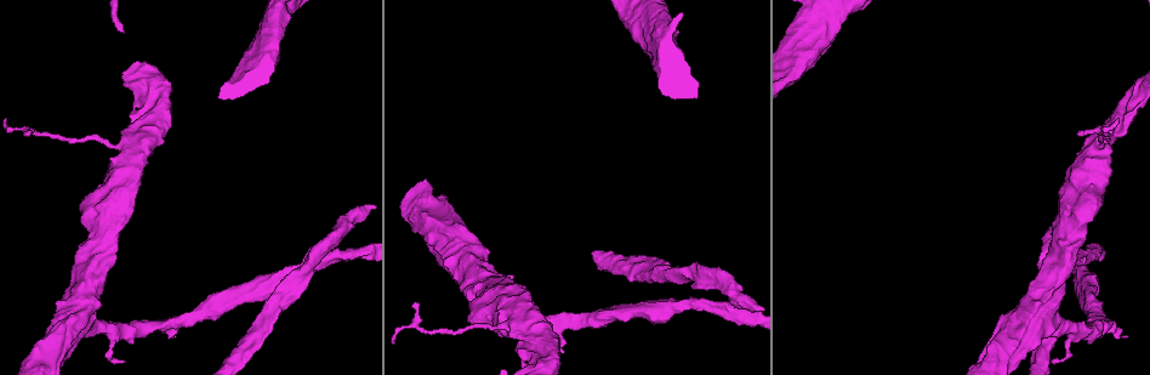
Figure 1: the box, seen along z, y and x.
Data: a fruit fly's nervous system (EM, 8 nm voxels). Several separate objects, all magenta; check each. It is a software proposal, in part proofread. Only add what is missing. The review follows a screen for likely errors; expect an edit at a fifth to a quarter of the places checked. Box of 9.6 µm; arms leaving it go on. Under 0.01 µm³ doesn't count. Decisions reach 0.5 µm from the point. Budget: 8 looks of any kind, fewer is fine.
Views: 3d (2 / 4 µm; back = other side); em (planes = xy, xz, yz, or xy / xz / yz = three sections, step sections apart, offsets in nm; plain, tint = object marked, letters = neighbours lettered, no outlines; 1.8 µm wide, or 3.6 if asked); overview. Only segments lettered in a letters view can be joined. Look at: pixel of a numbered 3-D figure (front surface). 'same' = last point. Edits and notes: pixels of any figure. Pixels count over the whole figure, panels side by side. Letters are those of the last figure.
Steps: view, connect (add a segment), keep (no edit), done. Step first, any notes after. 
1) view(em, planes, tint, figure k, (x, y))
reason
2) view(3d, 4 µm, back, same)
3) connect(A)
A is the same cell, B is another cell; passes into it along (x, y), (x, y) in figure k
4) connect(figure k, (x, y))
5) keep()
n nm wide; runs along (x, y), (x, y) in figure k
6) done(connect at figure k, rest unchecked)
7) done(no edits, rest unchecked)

view(em, planes, letters, figure 1, (562, 352))
free end

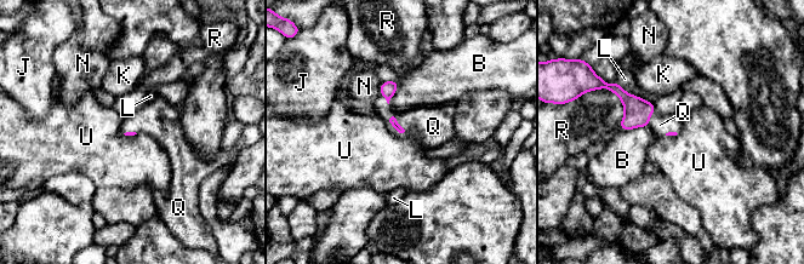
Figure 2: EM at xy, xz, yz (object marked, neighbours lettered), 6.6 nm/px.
connect(Q)
Q is the same cell, B, J, K, L, N, R and U are other cells; passes into it along (392, 119), (398, 125), (433, 126) in figure 2; the neuron continues

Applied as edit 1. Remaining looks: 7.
view(overview)
see it whole again

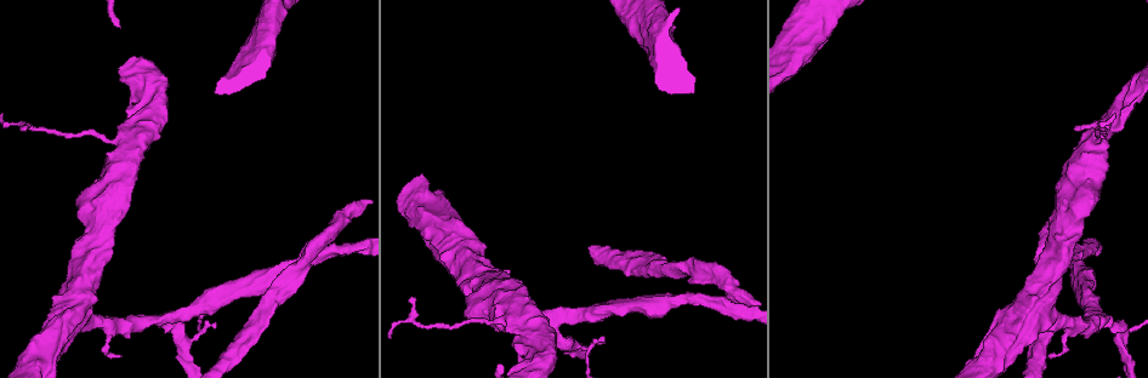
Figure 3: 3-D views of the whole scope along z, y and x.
view(3d, 2 µm, figure 3, (507, 272))
thin end

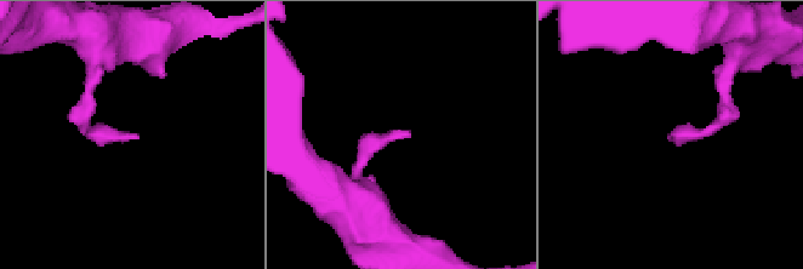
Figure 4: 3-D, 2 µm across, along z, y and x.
view(em, planes, letters, figure 4, (672, 136))
shape alone is not enough

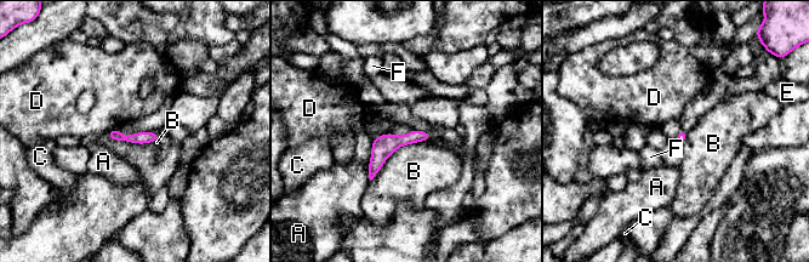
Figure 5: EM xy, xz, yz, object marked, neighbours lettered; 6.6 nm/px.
keep()
A, B, C, D, E and F are other cells; runs along (427, 136), (396, 141), (371, 174) in figure 5; no lettered segment goes on from it

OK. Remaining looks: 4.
view(3d, 2 µm, figure 3, (743, 296))
thick turns thin

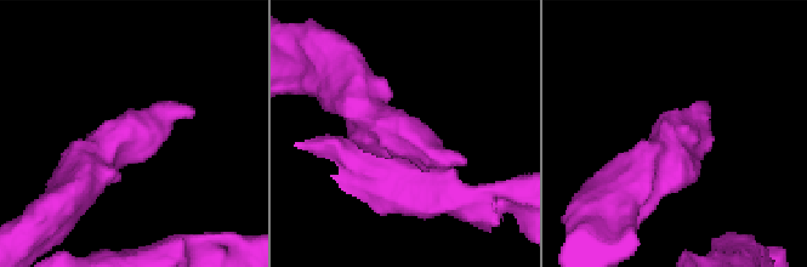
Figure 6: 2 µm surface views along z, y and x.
view(em, 3.6 µm, planes, plain, figure 6, (143, 138))

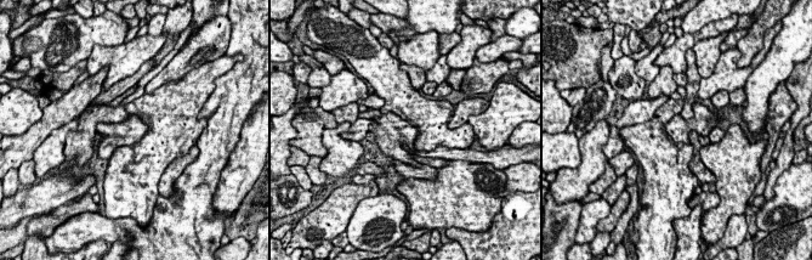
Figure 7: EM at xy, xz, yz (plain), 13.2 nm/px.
view(em, 3.6 µm, planes, letters, same)
see the neighbours

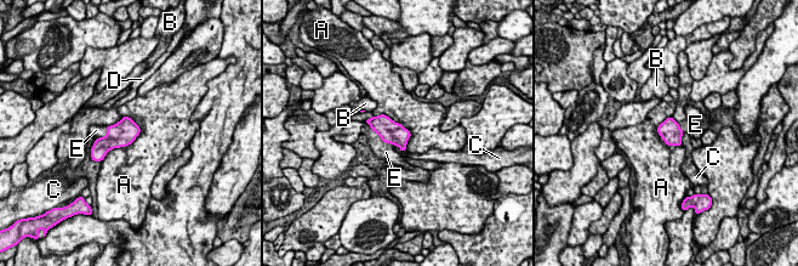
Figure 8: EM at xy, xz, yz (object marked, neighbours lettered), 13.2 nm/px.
connect(E)
A touches over 700 nm; E is the same cell, A, B, C and D are other cells; passes into it along (389, 131), (382, 140), (386, 152) in figure 8; the neuron continues

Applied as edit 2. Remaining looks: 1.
done(connect at figure 2, connect at figure 8, rest unchecked)

